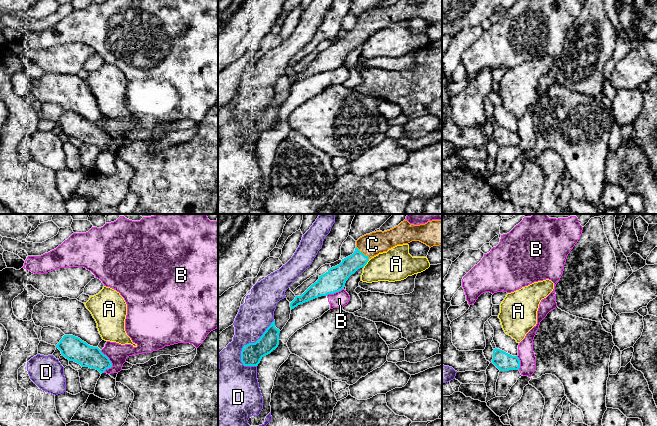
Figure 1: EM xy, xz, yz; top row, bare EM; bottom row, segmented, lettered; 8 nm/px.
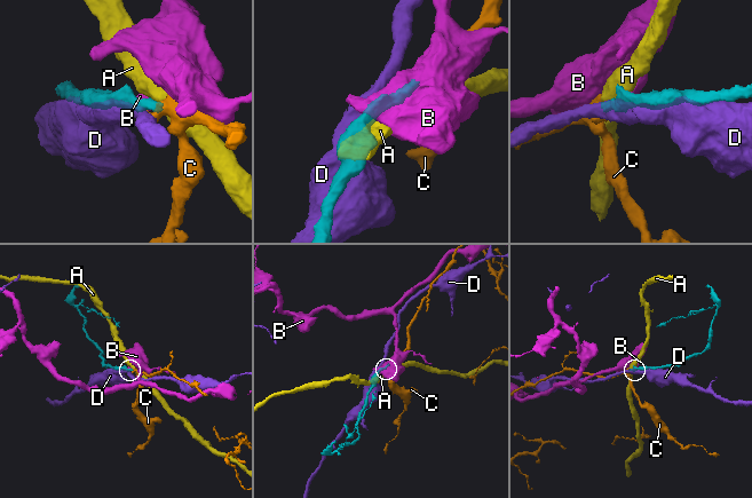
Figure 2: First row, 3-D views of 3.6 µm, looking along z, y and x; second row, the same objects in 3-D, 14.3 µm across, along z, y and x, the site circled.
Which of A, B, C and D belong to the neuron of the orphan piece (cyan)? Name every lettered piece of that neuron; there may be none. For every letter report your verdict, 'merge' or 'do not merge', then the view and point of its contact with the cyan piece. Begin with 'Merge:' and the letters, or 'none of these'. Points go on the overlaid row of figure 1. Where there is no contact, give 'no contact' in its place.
Merge: C
A: do not merge; contact xz (366, 263)
B: do not merge; contact xy (110, 362)
C: merge; contact xz (361, 252)
D: do not merge; contact xz (249, 343)

